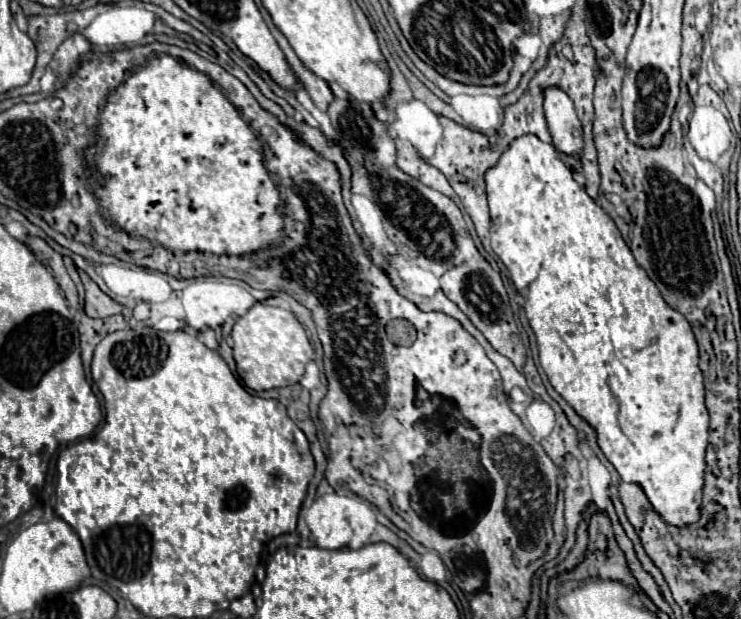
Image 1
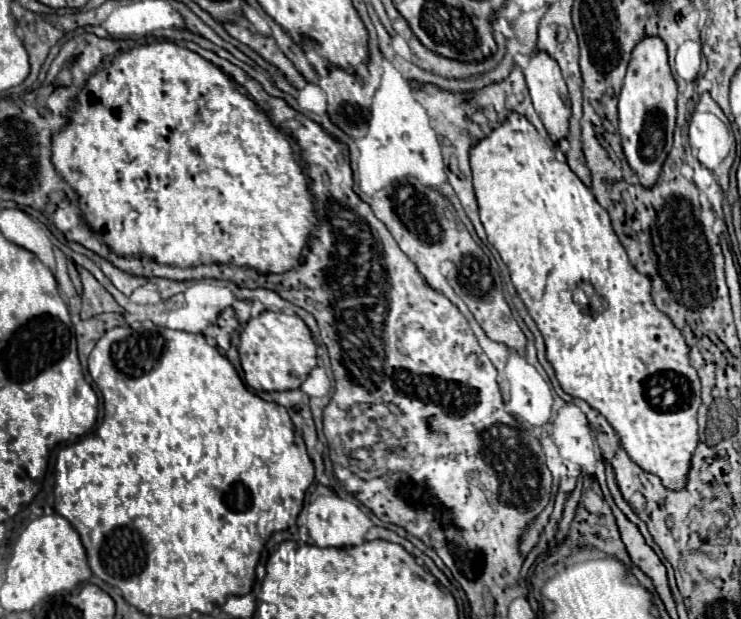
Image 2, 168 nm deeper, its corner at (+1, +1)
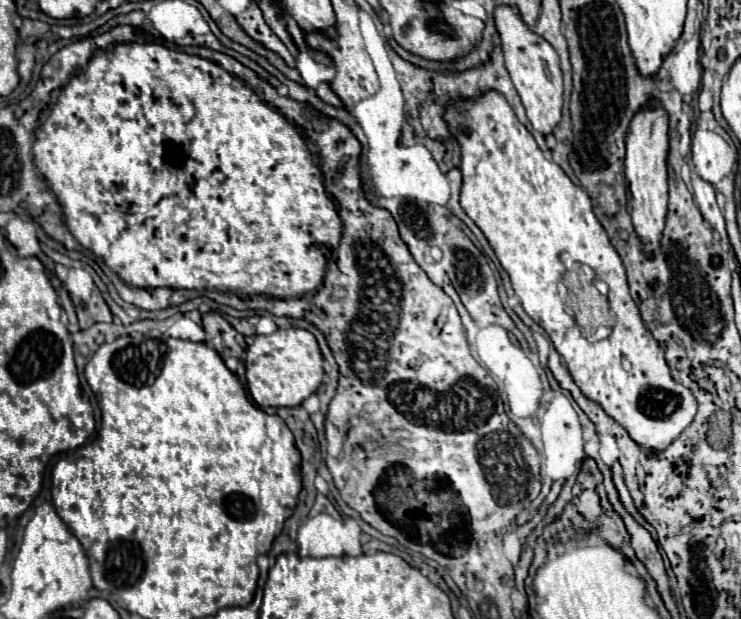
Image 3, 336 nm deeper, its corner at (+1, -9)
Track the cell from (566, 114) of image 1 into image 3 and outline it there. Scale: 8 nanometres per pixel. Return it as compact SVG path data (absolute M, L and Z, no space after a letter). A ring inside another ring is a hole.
M505 4L495 6L493 20L499 32L501 50L505 54L507 72L515 84L515 90L523 102L531 126L541 134L553 132L553 128L561 120L561 108L563 108L563 76L555 48L523 22L519 8L515 6L505 6Z

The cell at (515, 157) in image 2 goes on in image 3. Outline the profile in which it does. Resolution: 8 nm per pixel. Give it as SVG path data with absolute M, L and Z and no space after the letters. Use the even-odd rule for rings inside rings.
M485 90L477 98L457 98L447 102L443 120L449 128L449 134L457 140L461 148L461 174L463 174L463 186L459 194L461 208L481 228L491 248L495 250L501 266L505 268L505 272L509 272L513 290L521 298L523 310L541 328L545 328L553 346L561 354L577 386L587 398L599 402L603 410L615 422L619 422L637 444L643 444L651 452L665 450L693 422L697 412L697 400L693 398L691 390L687 390L685 386L677 384L671 378L671 370L663 356L665 352L659 346L659 342L653 340L653 336L649 334L639 316L639 308L633 302L627 288L623 262L615 248L611 246L605 228L595 218L591 198L587 196L587 192L581 186L573 184L555 162L543 156L531 132L517 120L515 112L511 110L503 94L499 94L497 90ZM573 262L589 264L597 272L597 278L605 280L605 284L611 290L609 304L617 316L617 322L613 326L613 334L607 340L587 342L579 334L573 316L565 312L557 296L557 284L563 272Z

